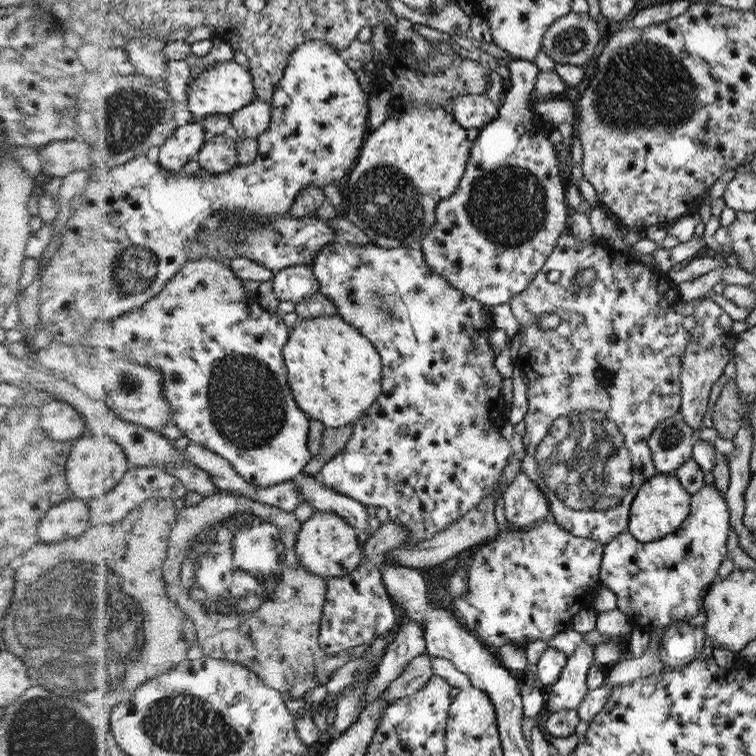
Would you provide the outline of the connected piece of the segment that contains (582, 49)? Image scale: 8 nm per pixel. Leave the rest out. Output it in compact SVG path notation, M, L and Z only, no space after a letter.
M568 13L550 26L543 36L542 49L556 63L584 65L594 54L598 42L598 25L588 13Z

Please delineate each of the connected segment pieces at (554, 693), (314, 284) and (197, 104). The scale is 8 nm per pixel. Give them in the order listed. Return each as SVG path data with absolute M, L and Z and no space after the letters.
M586 641L568 657L559 679L548 688L548 698L544 711L546 714L559 710L578 710L590 692L587 685L588 670L595 662L595 646Z
M291 266L279 270L273 278L279 300L290 300L296 305L321 292L319 278L312 266Z
M235 60L218 62L205 70L198 70L188 92L188 110L196 116L234 115L256 102L259 94L251 67L237 63Z

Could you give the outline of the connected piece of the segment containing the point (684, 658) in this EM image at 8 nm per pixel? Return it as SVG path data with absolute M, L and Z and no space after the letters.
M687 622L674 624L662 634L657 655L668 671L677 671L698 657L704 644L706 632L703 626L692 626Z

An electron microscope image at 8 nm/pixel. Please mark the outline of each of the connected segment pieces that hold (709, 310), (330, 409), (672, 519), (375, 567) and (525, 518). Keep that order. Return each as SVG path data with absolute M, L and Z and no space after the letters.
M710 296L700 299L698 307L691 309L695 316L696 325L691 329L691 340L682 358L683 404L679 410L683 414L684 422L694 431L700 430L702 418L708 412L710 389L712 384L722 376L724 368L734 356L733 348L736 344L736 334L732 331L734 320Z
M336 315L303 319L291 331L285 348L289 381L304 412L327 427L358 421L381 393L382 360L374 345L356 327Z
M658 472L640 487L632 501L630 522L627 532L635 535L640 542L655 542L670 536L679 529L691 514L691 496L686 487L674 474Z
M367 560L360 563L348 576L330 579L321 646L328 654L337 655L350 652L360 644L372 644L377 637L390 634L396 629L393 605L391 596L384 587L383 572L376 561Z
M522 472L506 486L503 499L506 520L520 529L550 516L548 499L538 485Z

